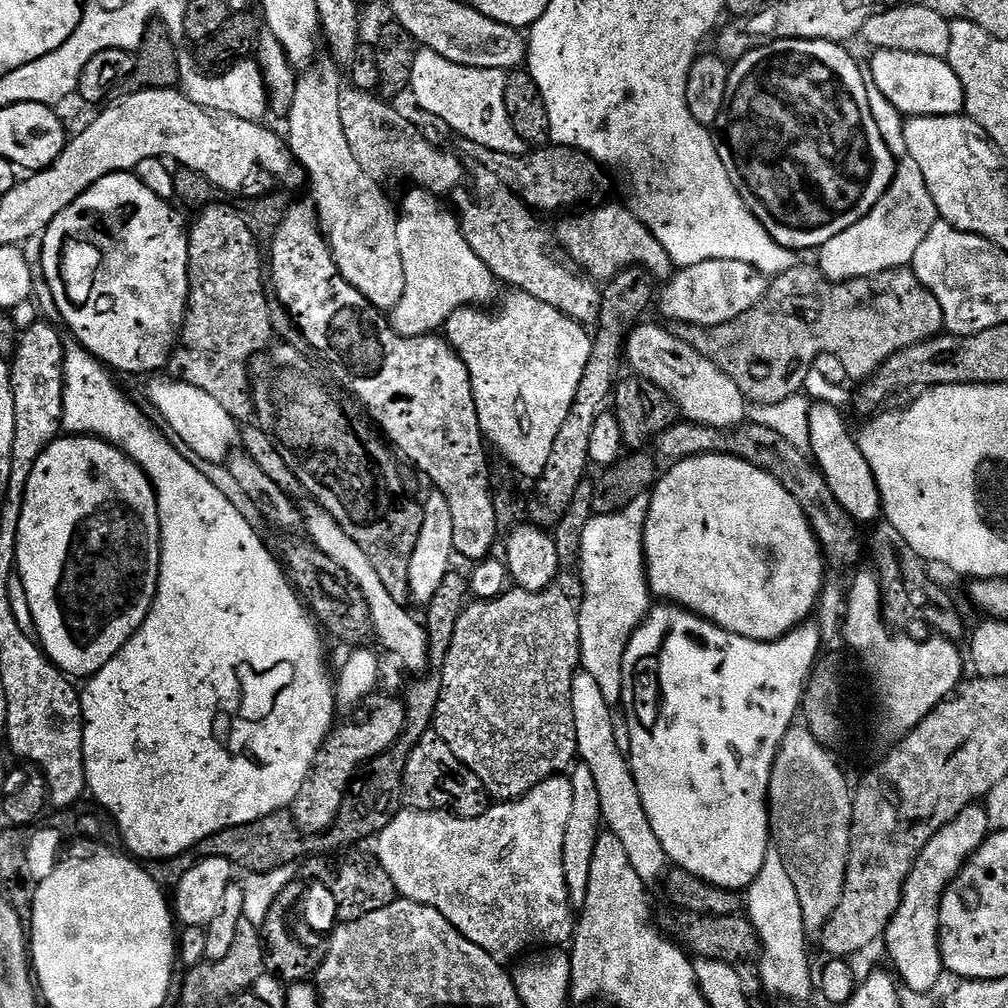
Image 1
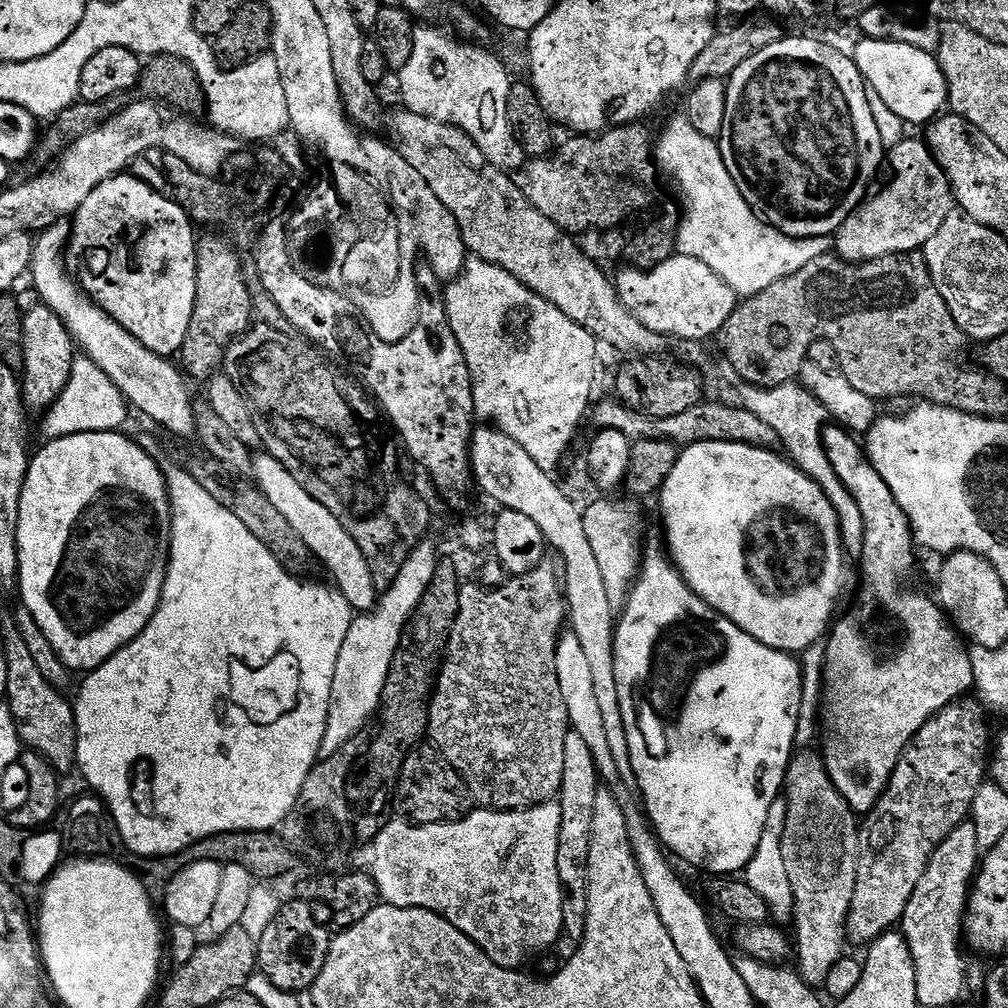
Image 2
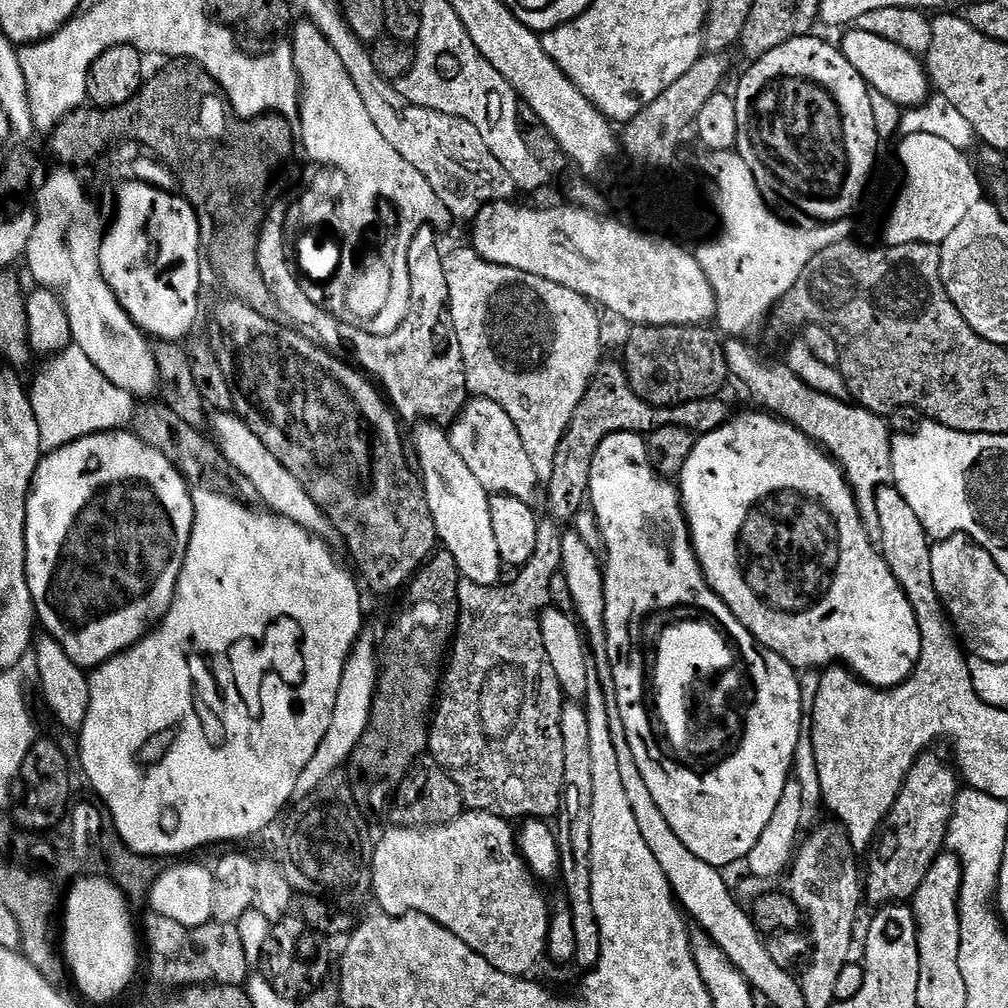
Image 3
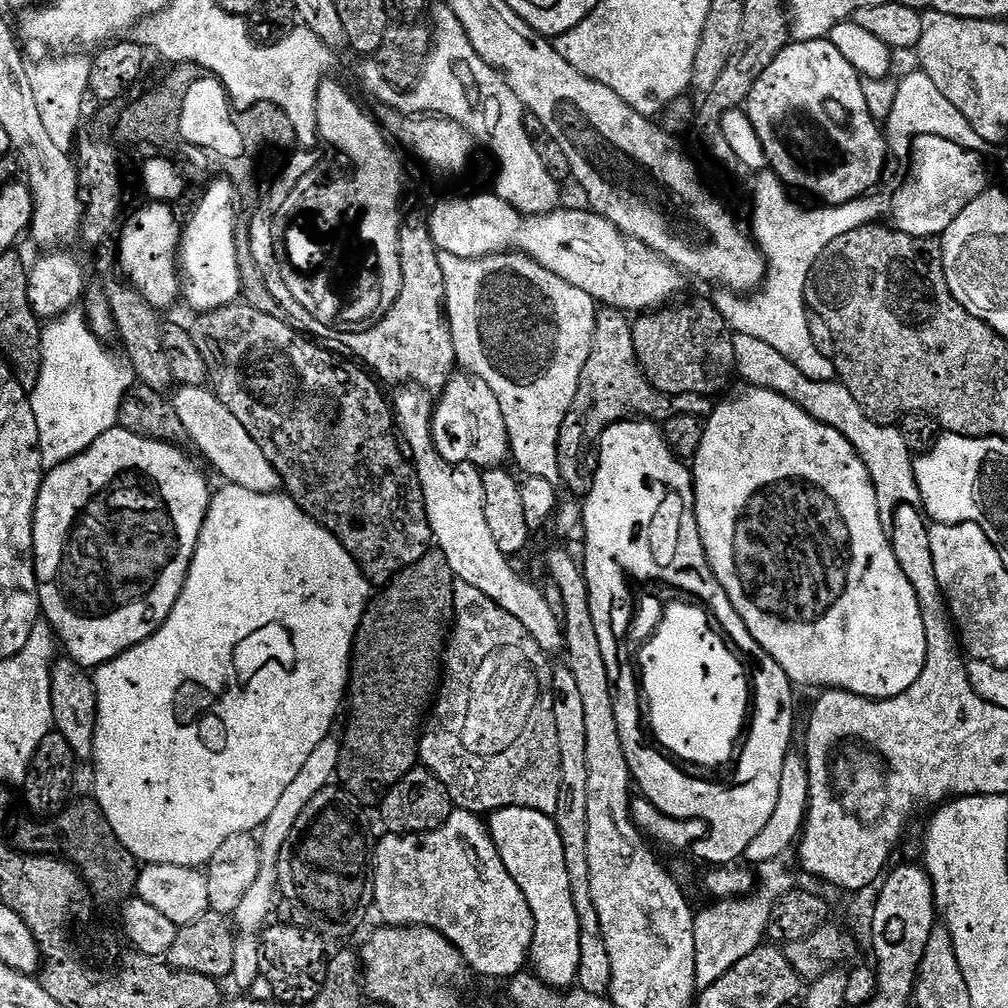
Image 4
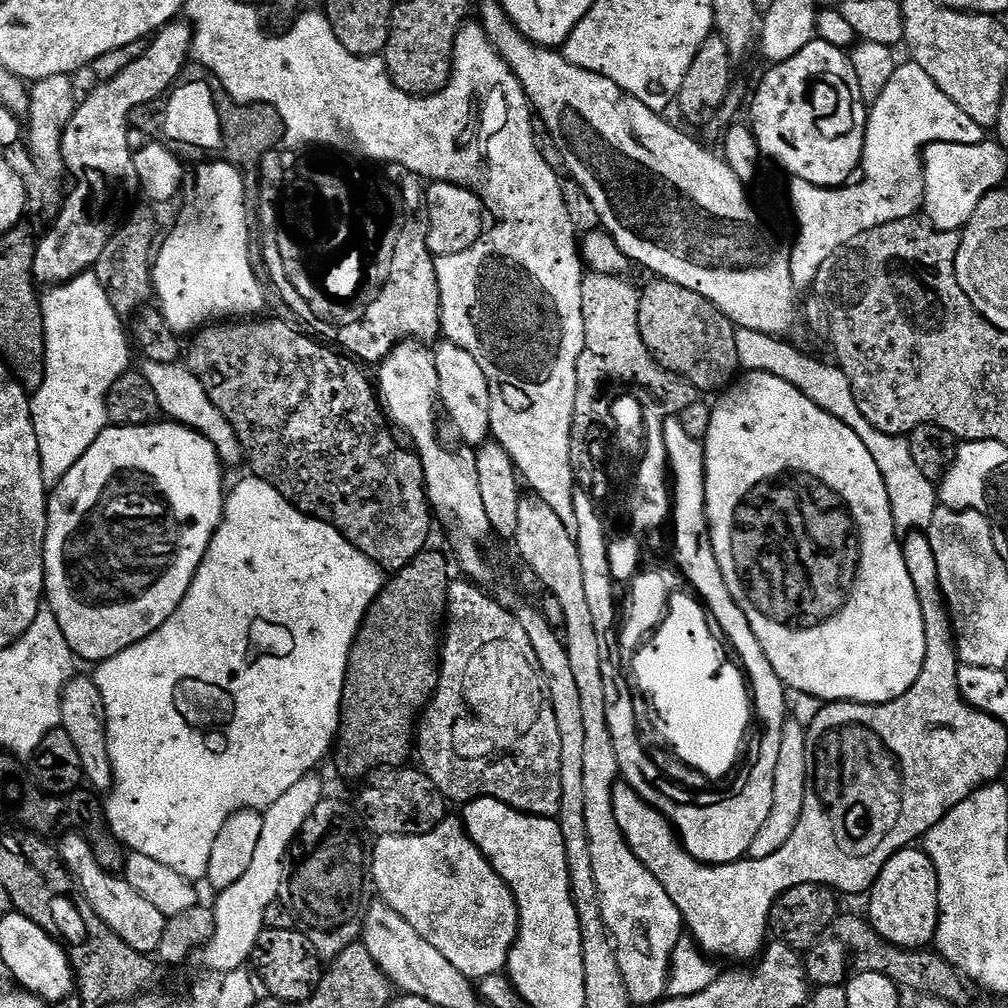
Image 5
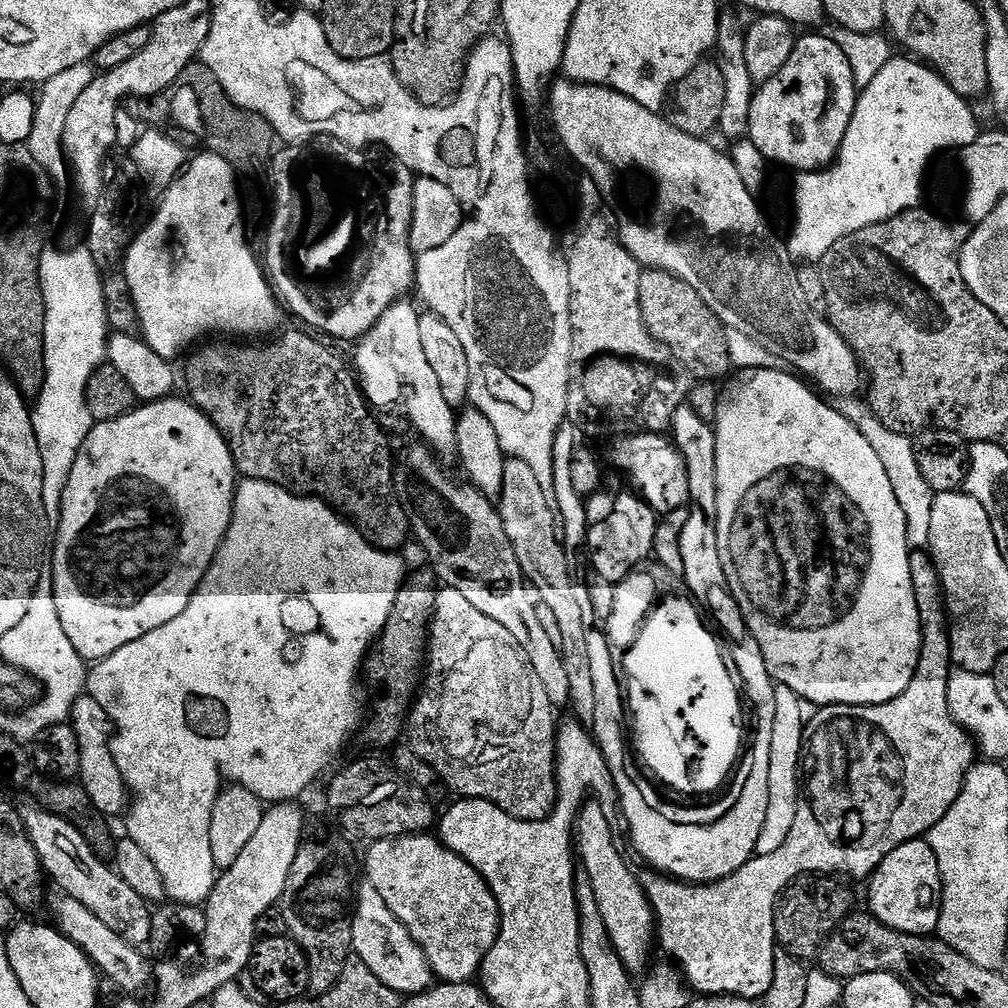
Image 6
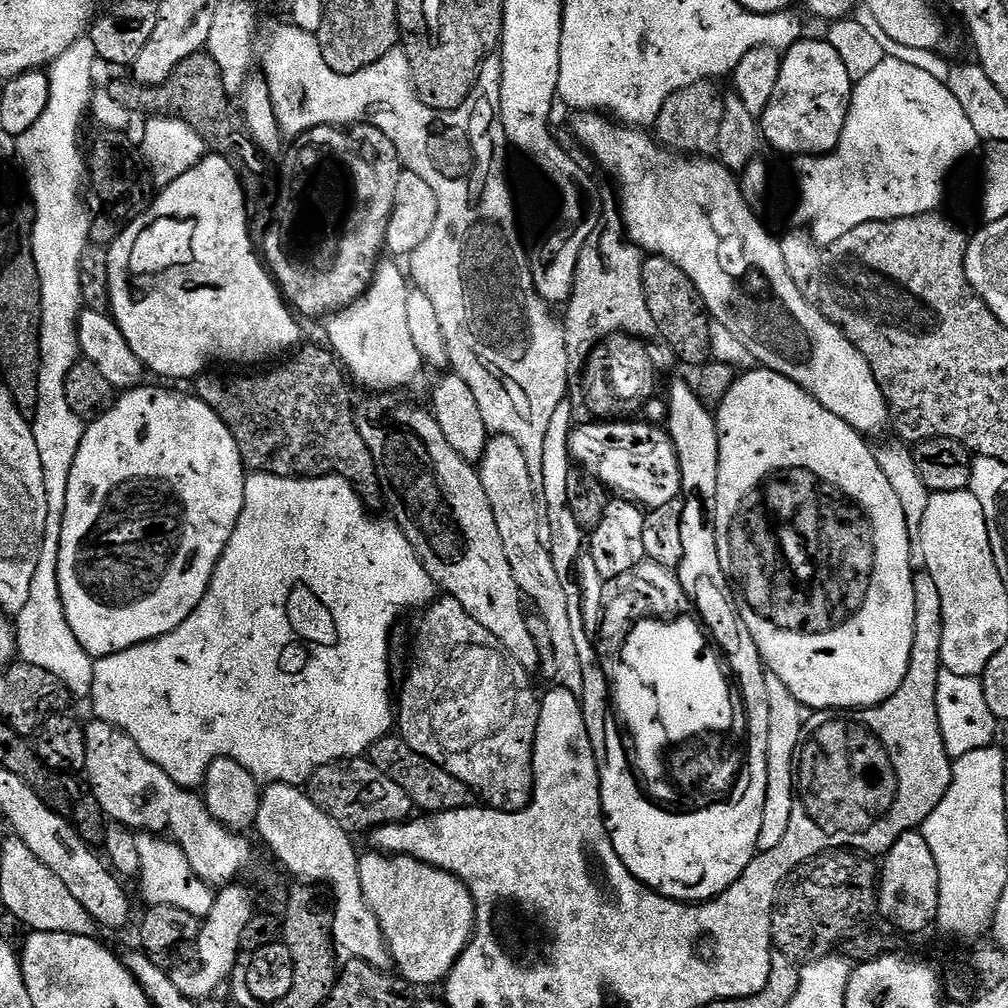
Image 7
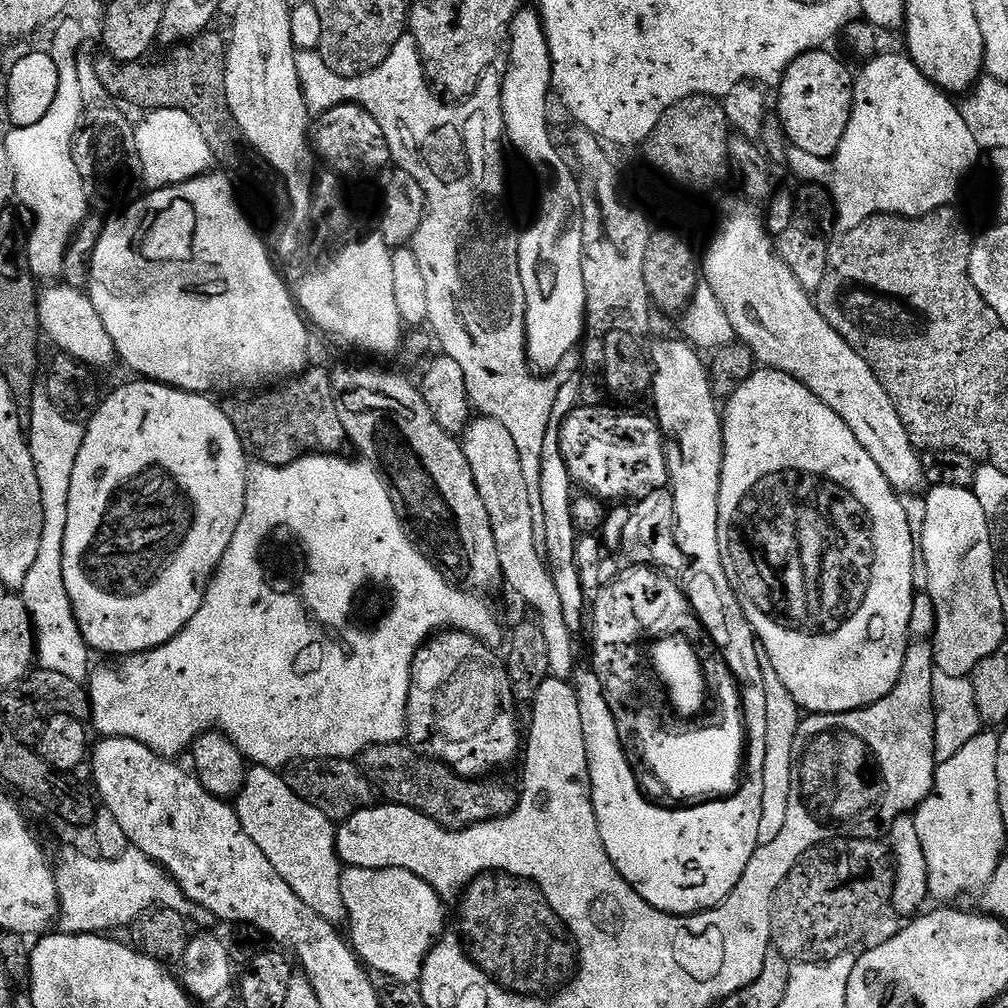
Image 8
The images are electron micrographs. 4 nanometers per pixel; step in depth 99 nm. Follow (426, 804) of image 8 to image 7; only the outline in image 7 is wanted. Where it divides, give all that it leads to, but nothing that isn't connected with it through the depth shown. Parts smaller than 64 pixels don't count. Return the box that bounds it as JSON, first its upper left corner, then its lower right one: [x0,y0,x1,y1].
[366,734,474,813]

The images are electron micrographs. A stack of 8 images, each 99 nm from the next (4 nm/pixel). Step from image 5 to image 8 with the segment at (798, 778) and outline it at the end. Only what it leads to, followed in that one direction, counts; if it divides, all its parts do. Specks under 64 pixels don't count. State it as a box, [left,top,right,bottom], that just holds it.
[758,650,802,842]

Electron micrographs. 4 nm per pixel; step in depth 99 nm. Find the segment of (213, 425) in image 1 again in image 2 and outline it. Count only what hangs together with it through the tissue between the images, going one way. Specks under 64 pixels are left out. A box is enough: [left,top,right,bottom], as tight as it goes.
[30,218,195,437]

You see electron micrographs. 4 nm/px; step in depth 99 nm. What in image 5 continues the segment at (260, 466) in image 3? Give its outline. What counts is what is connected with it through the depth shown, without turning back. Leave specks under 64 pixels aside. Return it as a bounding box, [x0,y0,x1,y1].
[142,361,242,465]

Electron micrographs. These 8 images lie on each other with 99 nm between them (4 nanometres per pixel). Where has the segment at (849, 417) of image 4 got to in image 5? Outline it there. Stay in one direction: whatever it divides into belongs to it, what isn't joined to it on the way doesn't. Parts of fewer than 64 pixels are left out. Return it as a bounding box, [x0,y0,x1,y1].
[736,328,938,534]

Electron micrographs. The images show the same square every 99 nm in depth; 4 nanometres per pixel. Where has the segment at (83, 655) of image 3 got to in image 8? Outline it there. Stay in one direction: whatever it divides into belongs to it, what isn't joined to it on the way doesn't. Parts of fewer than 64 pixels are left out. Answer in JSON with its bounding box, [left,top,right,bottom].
[62,379,249,658]

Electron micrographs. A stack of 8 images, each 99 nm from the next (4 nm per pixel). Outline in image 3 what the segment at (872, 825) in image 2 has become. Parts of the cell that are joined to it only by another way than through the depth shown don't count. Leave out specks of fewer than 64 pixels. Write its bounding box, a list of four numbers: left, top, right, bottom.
[866,755,958,906]

